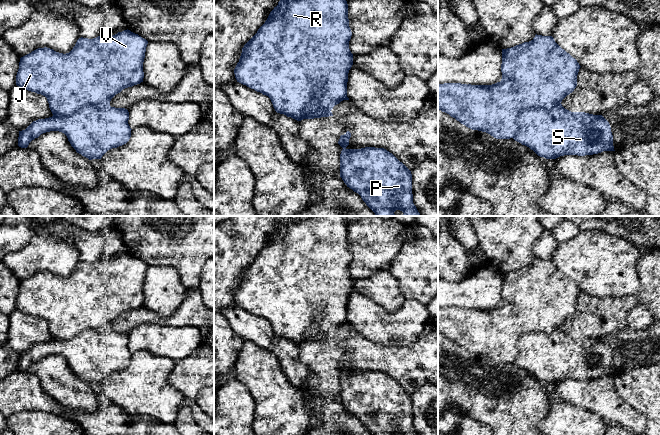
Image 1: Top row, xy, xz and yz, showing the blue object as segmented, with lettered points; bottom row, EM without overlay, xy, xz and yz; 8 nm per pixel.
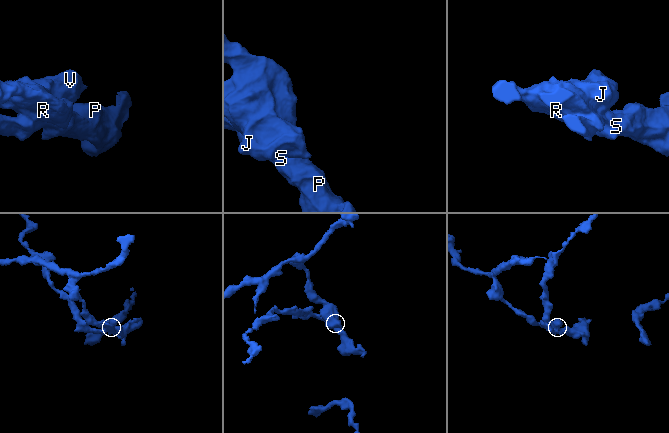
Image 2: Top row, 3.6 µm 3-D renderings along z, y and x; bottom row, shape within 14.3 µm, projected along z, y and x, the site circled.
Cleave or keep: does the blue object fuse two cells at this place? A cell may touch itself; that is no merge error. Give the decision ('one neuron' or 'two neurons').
two neurons

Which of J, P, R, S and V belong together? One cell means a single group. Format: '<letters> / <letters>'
J R V / P S

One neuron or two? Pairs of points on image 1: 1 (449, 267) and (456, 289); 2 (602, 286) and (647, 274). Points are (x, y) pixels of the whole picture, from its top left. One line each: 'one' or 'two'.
1: two
2: two

